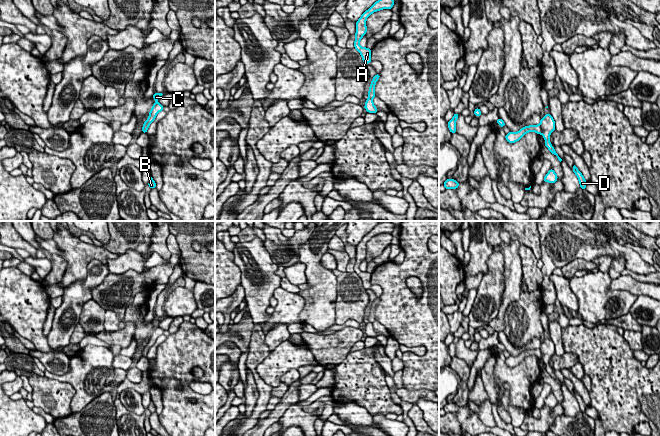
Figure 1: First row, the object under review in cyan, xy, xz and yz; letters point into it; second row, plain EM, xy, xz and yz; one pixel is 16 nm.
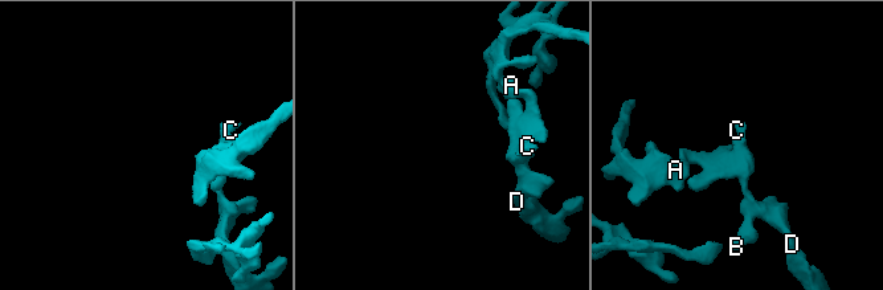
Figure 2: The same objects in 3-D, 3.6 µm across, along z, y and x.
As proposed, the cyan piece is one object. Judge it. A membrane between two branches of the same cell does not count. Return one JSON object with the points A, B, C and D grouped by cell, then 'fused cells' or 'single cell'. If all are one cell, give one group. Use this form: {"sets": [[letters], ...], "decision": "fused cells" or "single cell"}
{"sets": [["A"], ["B", "C", "D"]], "decision": "fused cells"}

